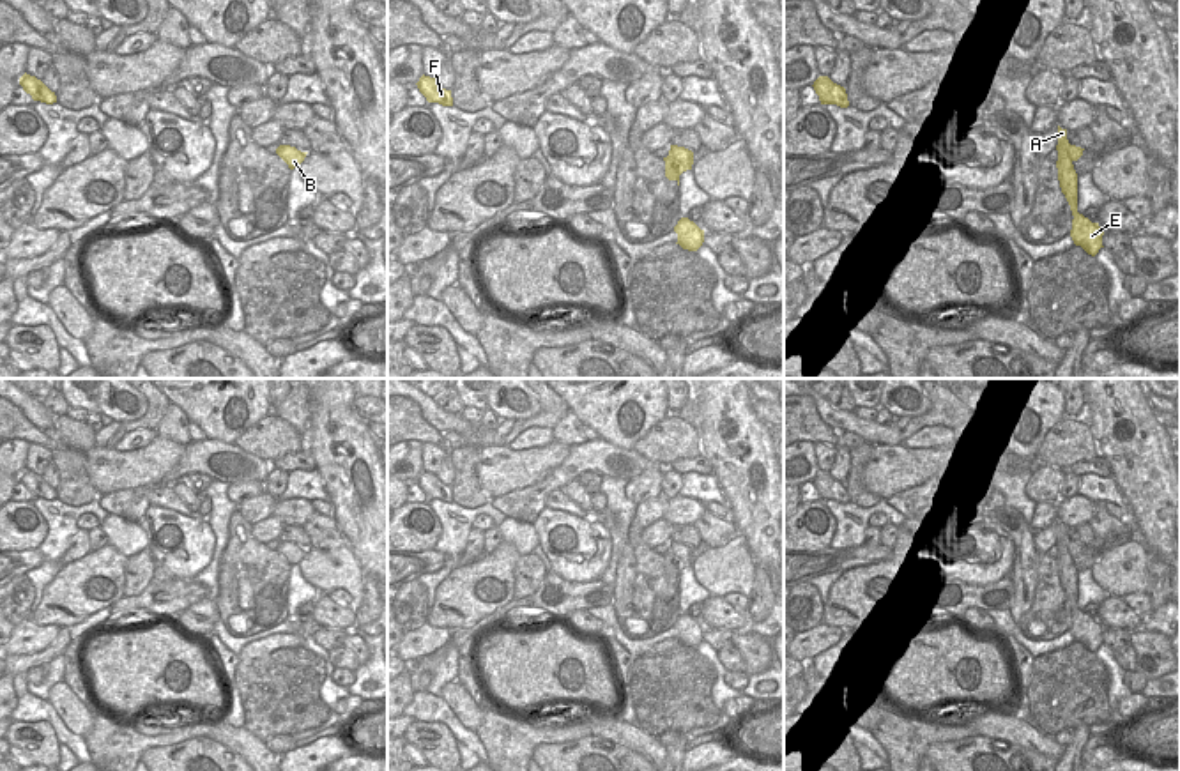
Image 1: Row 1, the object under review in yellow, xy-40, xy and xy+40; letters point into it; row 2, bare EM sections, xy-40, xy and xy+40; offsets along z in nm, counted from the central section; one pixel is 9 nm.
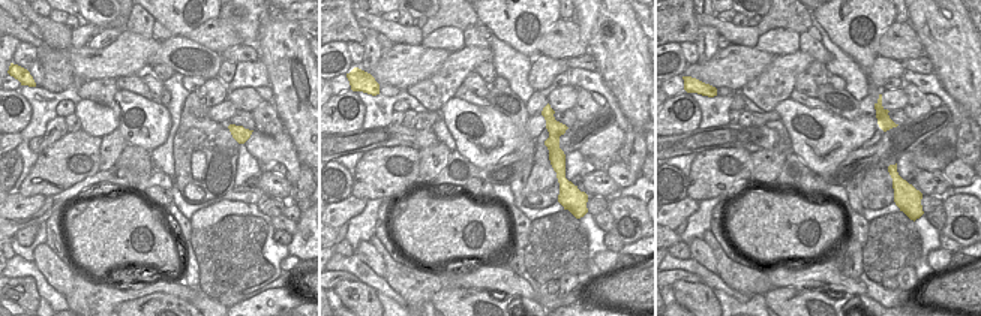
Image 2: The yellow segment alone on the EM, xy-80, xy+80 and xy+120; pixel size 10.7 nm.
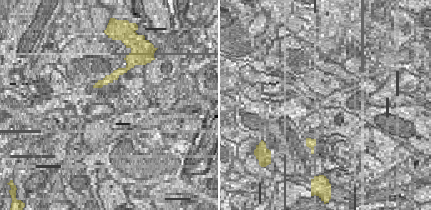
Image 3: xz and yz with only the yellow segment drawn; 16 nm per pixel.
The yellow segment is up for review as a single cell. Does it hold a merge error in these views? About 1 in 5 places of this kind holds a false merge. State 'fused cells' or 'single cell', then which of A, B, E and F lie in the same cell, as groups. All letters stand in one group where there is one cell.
single cell; groups A B E F

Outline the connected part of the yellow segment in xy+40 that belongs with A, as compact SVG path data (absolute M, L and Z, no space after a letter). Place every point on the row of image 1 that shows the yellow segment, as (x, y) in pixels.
M1058 126L1058 180L1061 193L1065 195L1072 210L1072 230L1070 237L1076 246L1081 246L1088 255L1095 256L1102 246L1104 230L1099 223L1092 223L1088 218L1077 212L1077 173L1074 170L1074 161L1083 156L1081 147L1070 145L1067 140L1067 129Z

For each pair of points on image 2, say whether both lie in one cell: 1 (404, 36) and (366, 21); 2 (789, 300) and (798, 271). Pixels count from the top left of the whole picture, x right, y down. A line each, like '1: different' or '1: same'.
1: same
2: different

